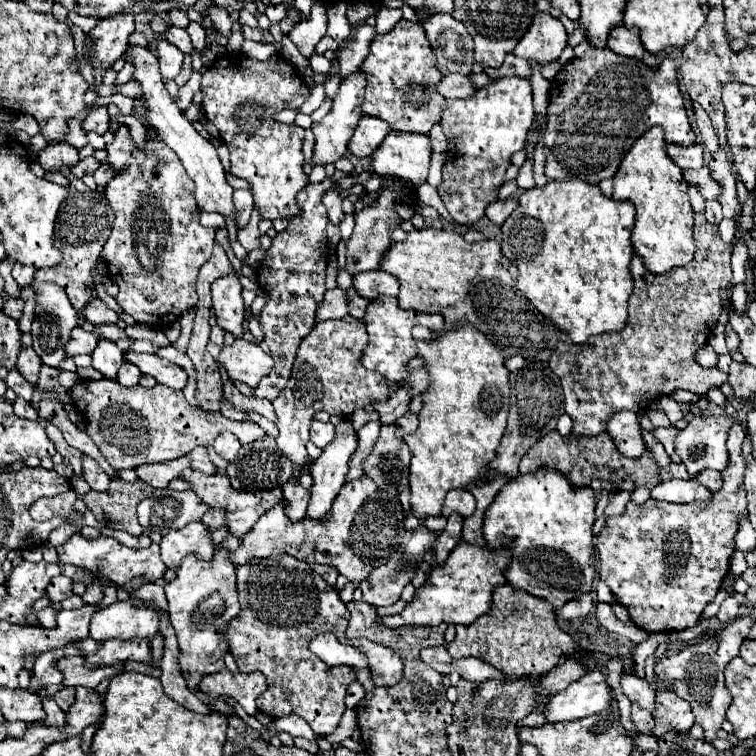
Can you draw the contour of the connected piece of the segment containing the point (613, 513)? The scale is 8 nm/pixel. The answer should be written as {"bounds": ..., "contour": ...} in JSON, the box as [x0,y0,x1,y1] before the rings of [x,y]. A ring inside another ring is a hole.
{"bounds":[604,491,630,517],"contour":[[[626,491],[614,493],[614,495],[610,497],[610,503],[608,503],[604,515],[606,515],[606,517],[618,517],[618,515],[622,515],[624,509],[626,509],[626,505],[628,505],[628,501],[630,501],[630,493],[626,493]]]}

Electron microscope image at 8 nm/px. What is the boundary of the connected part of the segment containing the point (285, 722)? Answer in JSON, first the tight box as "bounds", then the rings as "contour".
{"bounds":[270,713,318,740],"contour":[[[293,713],[278,719],[276,725],[270,727],[270,735],[278,735],[278,733],[282,732],[287,732],[292,737],[301,737],[308,740],[318,738],[306,721]]]}

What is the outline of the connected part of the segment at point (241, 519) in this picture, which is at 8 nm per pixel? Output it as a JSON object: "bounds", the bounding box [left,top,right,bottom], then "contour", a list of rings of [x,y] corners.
{"bounds":[180,469,282,537],"contour":[[[186,469],[180,479],[188,481],[190,483],[190,489],[202,499],[202,503],[206,503],[208,507],[212,509],[224,509],[226,511],[226,527],[228,527],[228,533],[230,535],[236,535],[236,537],[242,537],[246,535],[254,523],[266,513],[270,511],[274,505],[282,503],[282,491],[278,489],[272,489],[272,491],[256,491],[256,493],[246,493],[246,491],[236,491],[230,487],[230,481],[226,475],[204,475],[204,473],[198,473],[194,469]]]}

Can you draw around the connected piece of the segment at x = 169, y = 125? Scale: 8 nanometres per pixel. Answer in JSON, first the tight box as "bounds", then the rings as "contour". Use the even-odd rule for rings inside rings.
{"bounds":[124,45,234,217],"contour":[[[136,45],[136,47],[128,47],[128,53],[124,53],[124,59],[134,65],[132,81],[140,83],[140,87],[142,87],[140,99],[144,99],[144,103],[146,103],[146,119],[152,123],[152,127],[156,129],[160,139],[180,157],[180,161],[186,167],[188,175],[192,177],[192,181],[196,185],[194,199],[196,199],[198,207],[202,211],[218,211],[224,217],[234,217],[234,205],[230,201],[232,187],[226,183],[224,167],[222,167],[222,163],[218,159],[218,153],[216,153],[214,145],[208,139],[204,139],[192,127],[192,123],[186,119],[186,115],[176,107],[174,99],[166,91],[166,87],[162,83],[162,77],[158,73],[158,59],[156,59],[156,55],[150,49]]]}

